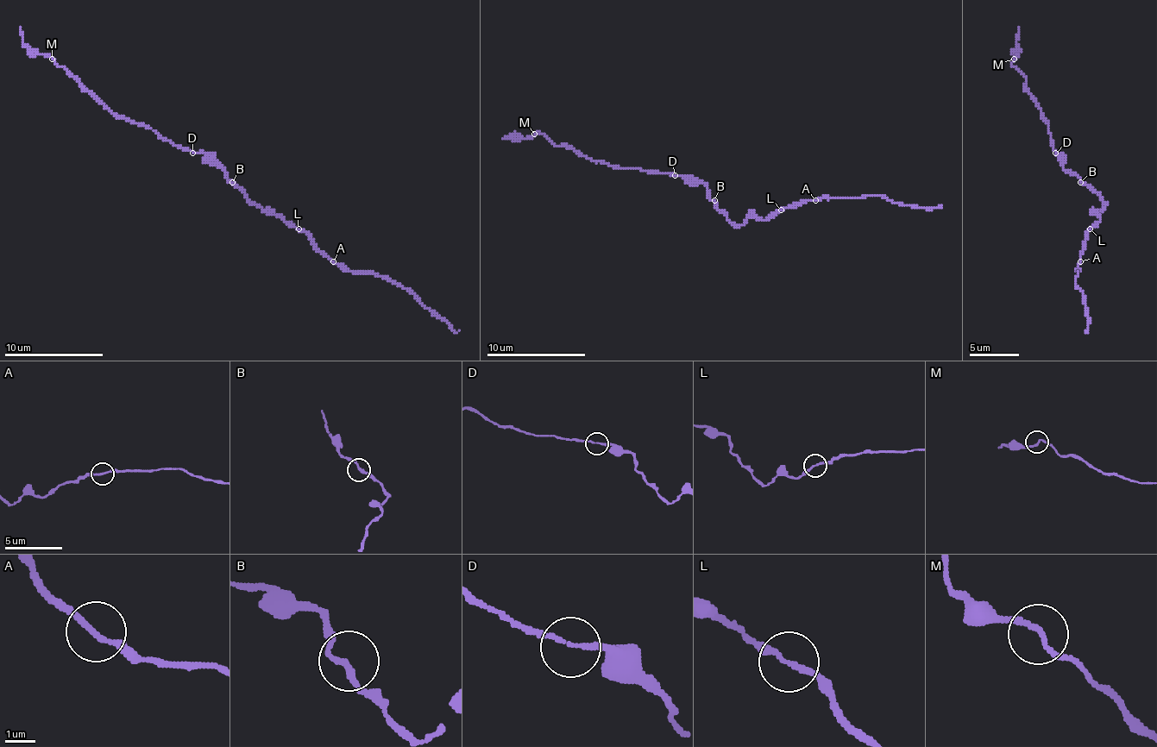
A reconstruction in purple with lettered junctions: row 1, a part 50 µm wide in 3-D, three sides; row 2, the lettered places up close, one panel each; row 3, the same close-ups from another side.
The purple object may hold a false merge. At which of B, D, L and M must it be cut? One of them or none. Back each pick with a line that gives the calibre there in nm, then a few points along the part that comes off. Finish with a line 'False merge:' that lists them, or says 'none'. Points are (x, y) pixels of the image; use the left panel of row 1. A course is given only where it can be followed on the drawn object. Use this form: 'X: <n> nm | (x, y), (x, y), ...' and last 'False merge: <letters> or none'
False merge: none

